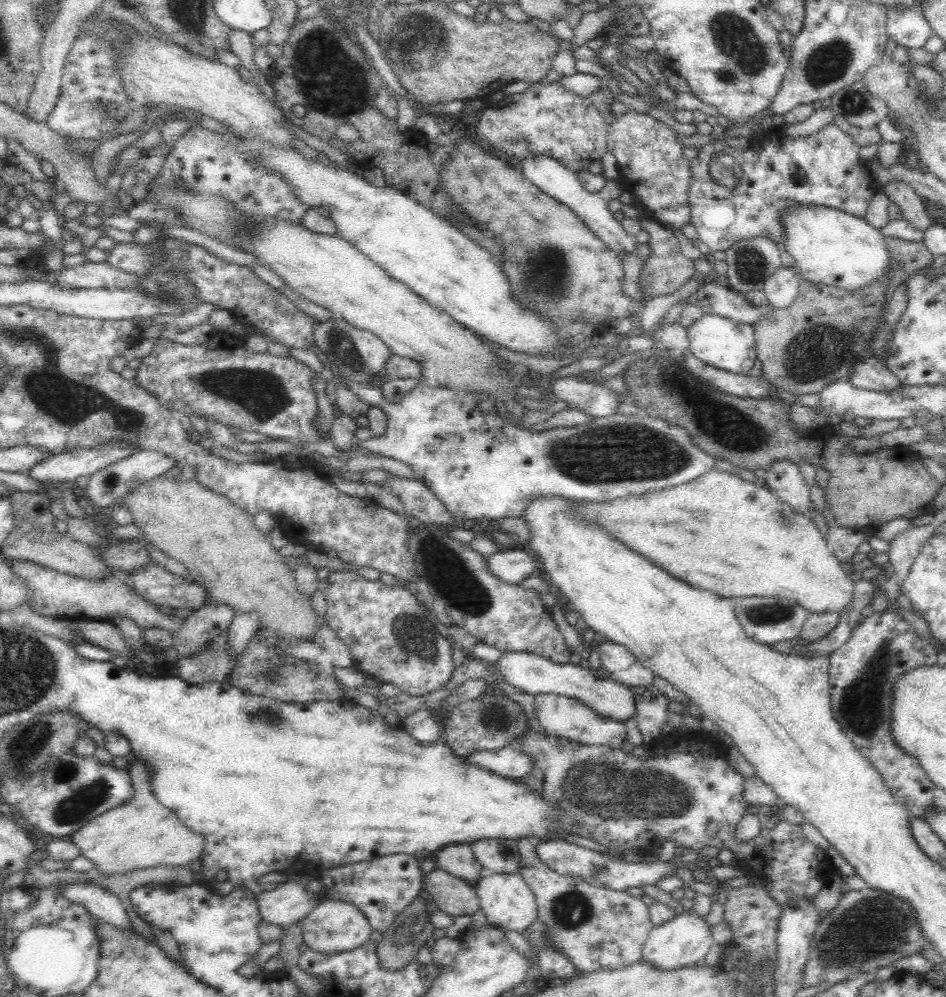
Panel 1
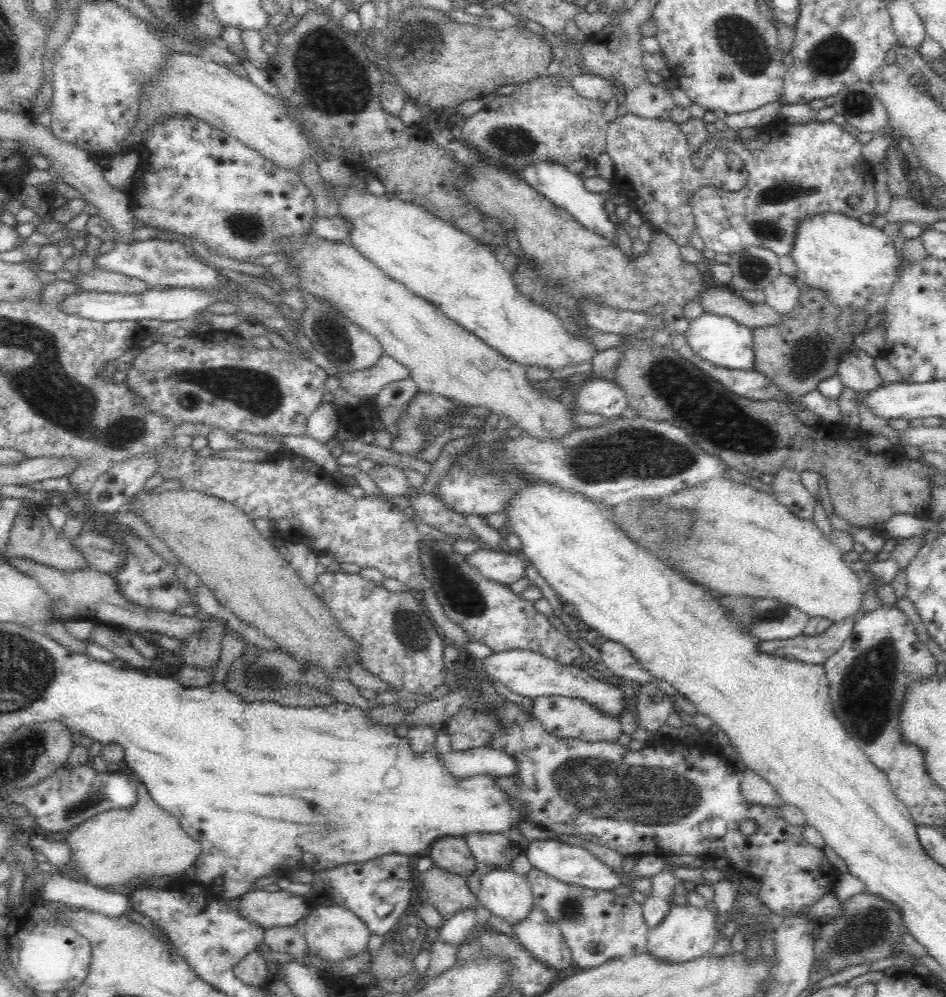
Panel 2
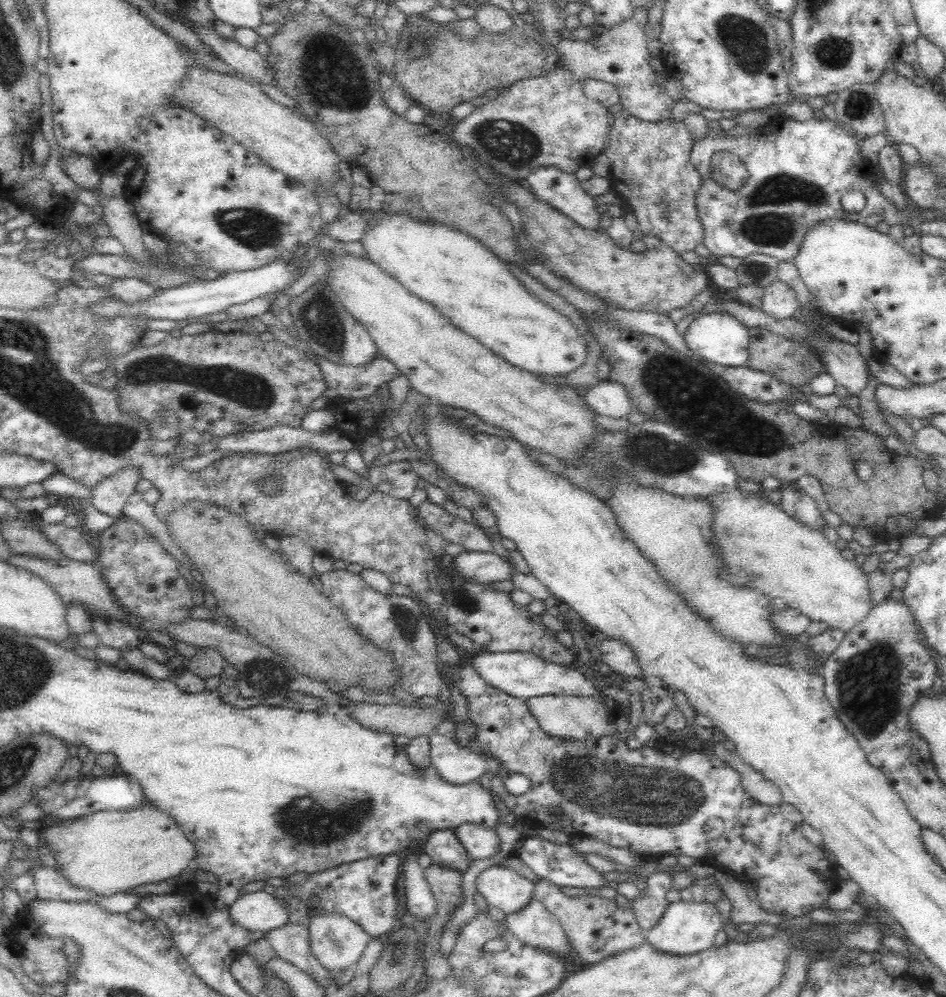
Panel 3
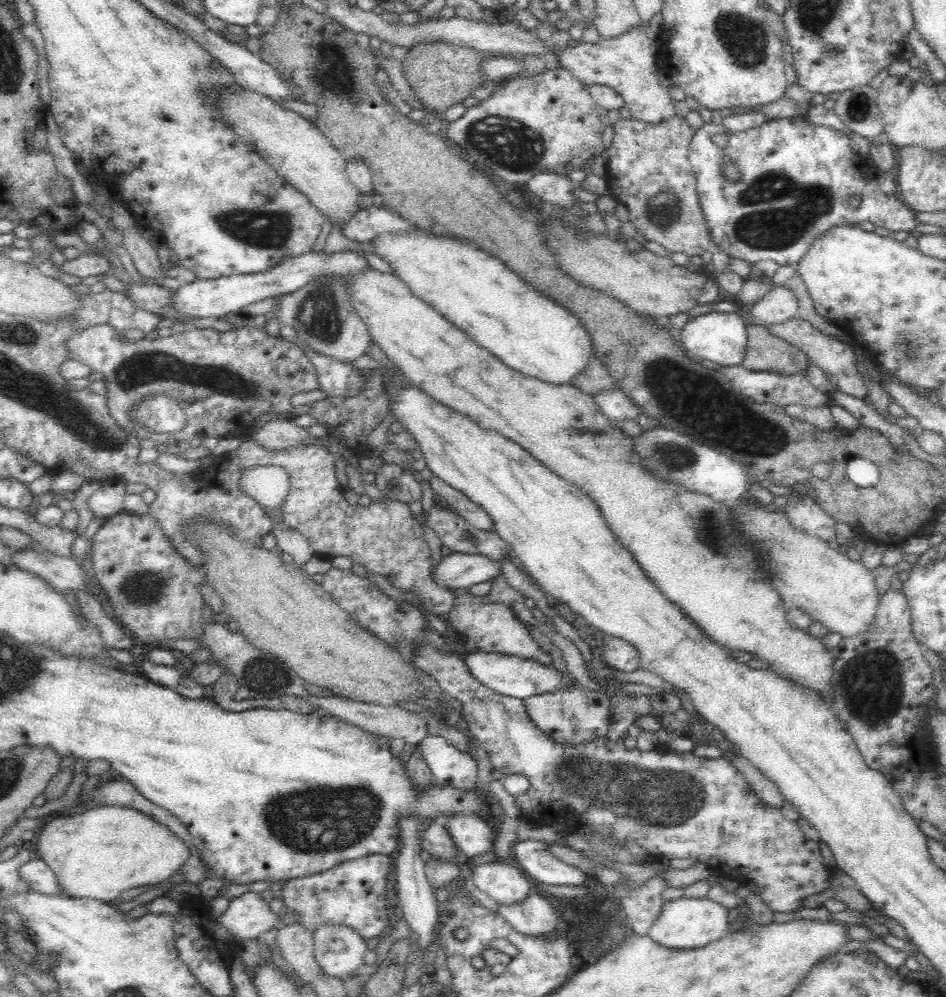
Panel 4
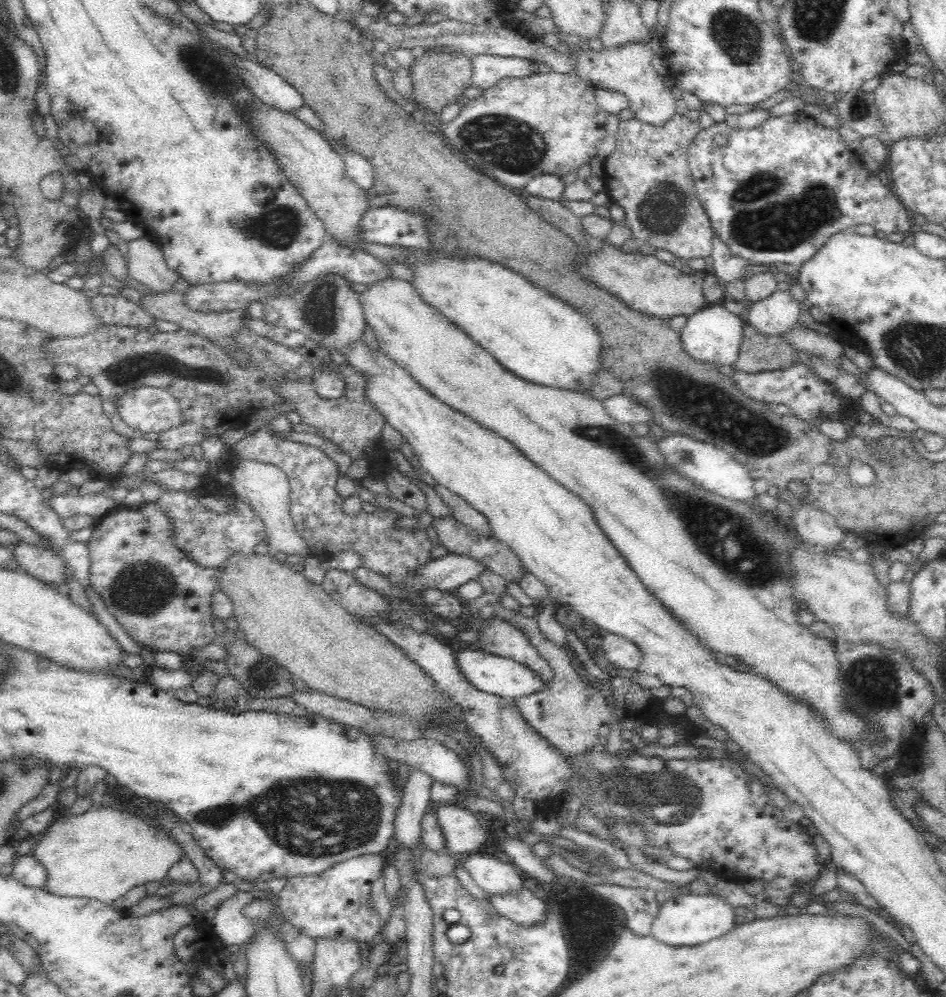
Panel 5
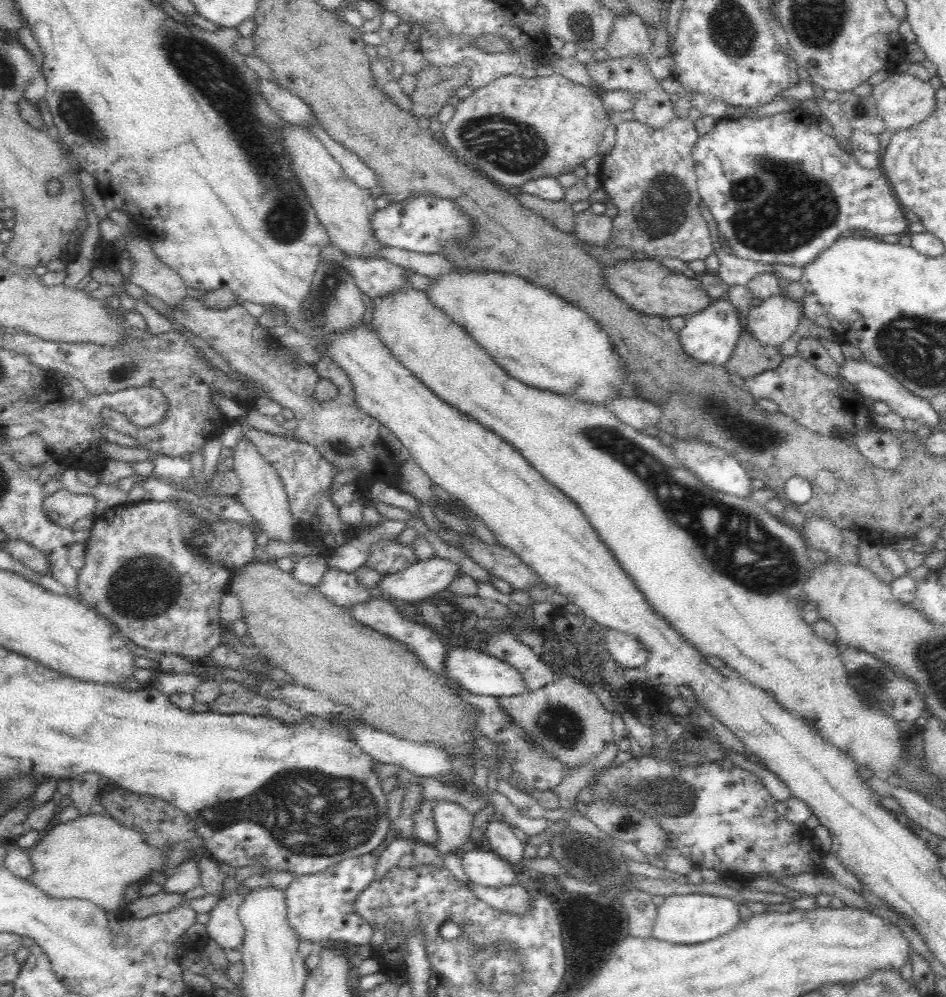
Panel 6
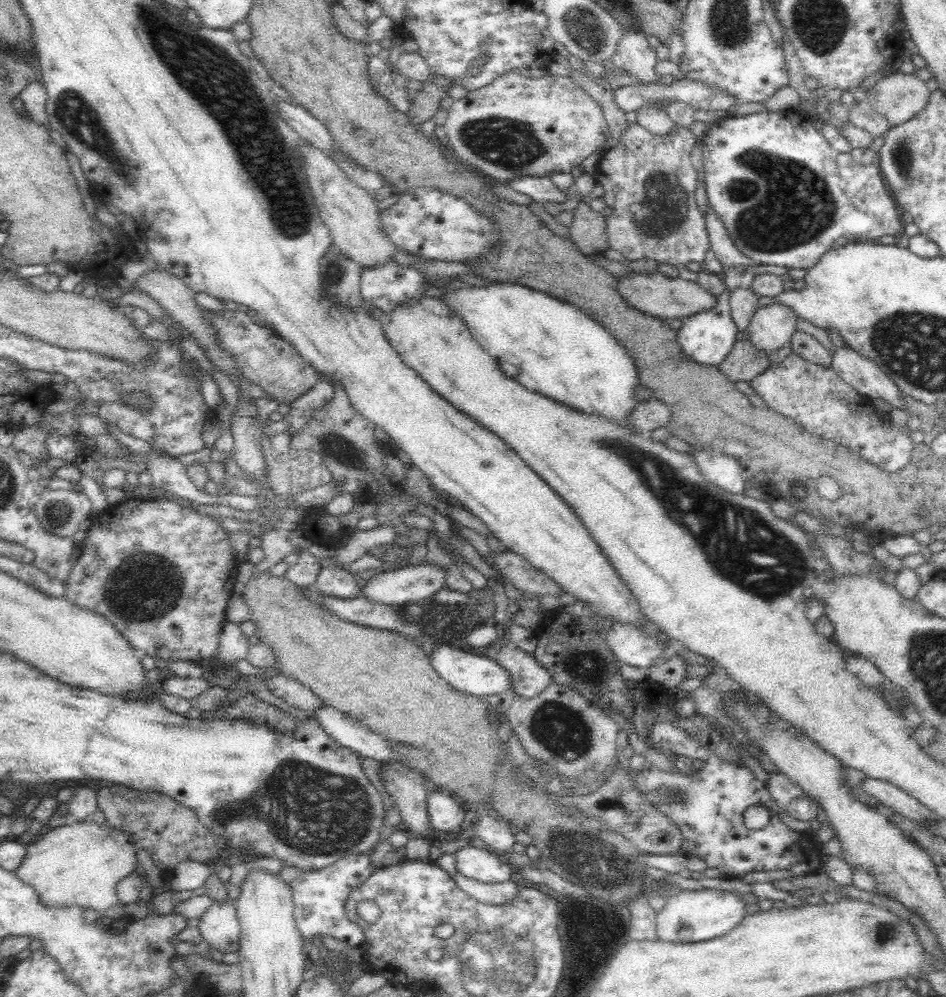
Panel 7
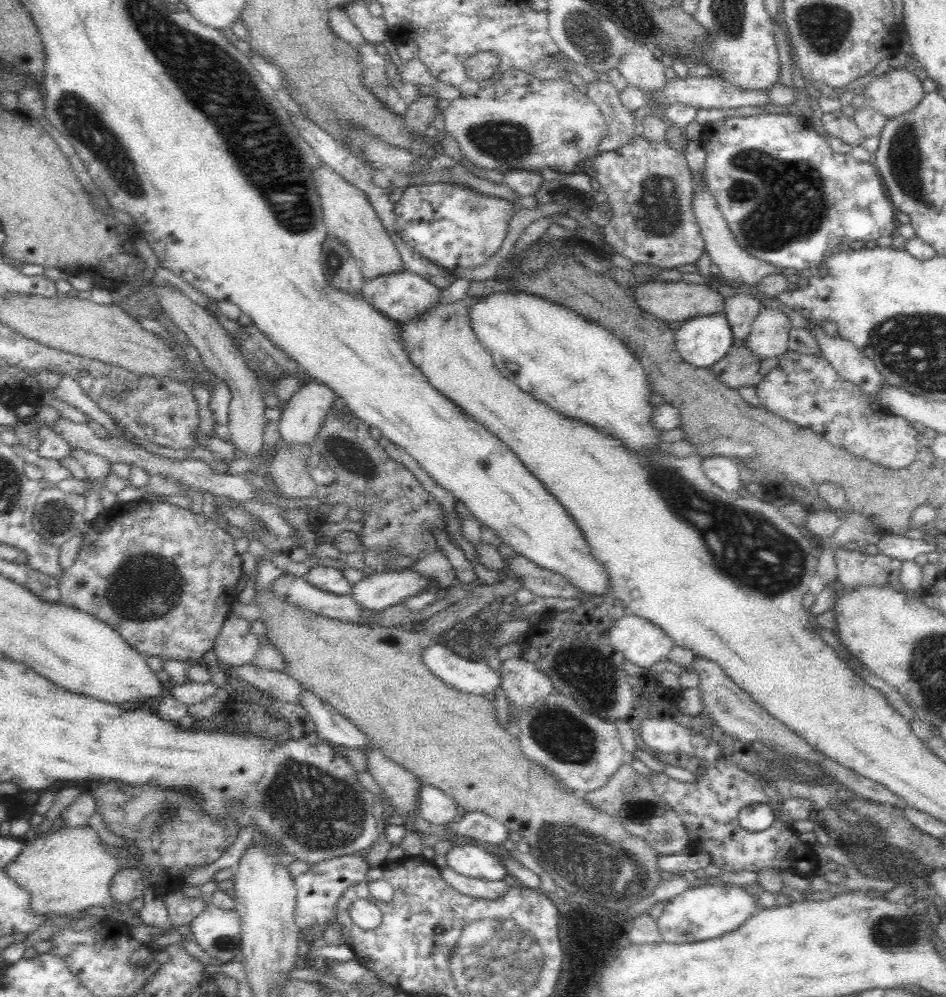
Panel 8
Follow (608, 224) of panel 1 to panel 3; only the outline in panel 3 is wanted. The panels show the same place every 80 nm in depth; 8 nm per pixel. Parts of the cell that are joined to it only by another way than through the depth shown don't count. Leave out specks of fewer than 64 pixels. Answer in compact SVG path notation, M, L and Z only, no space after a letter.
M538 167L526 178L530 184L530 190L541 200L552 205L561 214L568 216L584 229L598 229L601 218L594 210L594 200L582 189L580 181L574 177L574 173L566 173L560 169L552 167Z

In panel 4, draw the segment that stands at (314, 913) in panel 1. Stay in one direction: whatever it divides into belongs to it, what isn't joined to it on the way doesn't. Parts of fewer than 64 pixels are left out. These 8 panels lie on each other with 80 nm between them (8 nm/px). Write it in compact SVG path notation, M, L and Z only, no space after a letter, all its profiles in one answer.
M344 925L318 927L313 941L314 956L322 973L343 981L363 965L362 958L372 944Z

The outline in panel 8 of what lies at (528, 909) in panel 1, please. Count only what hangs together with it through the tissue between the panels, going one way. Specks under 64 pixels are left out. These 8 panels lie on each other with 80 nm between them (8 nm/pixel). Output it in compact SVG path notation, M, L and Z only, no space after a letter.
M454 845L444 856L446 866L470 878L502 880L508 873L492 853L476 845Z

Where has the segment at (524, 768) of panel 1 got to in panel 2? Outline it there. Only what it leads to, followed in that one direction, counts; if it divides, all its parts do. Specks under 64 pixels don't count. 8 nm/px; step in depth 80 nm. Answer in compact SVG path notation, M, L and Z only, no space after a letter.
M443 729L437 734L434 751L439 755L445 771L457 780L490 775L503 781L518 773L517 763L500 749L487 746L454 750L450 737Z

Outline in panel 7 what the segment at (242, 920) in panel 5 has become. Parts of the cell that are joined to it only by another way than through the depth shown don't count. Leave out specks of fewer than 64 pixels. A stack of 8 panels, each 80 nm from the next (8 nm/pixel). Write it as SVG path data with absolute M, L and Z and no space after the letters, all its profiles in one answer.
M235 899L213 902L198 918L202 947L222 954L239 952L241 926L236 915Z

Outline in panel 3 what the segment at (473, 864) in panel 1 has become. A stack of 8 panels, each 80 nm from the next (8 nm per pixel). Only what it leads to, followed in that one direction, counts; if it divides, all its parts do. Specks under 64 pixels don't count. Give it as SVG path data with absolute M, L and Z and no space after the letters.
M450 829L434 830L421 847L422 853L428 854L434 864L463 872L471 863L471 858L464 850L464 846L457 839L455 832Z

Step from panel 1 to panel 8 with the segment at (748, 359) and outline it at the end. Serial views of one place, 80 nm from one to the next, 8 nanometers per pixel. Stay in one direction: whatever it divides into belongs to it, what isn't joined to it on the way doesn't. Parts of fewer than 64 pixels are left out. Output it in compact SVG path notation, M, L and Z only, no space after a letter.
M724 312L685 320L674 334L675 349L681 360L696 368L709 369L734 345Z

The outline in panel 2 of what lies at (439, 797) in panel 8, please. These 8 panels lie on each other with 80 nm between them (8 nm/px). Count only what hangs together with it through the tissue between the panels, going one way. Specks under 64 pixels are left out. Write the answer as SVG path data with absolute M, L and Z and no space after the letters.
M467 833L464 841L478 863L510 869L510 860L521 854L521 848L500 833Z

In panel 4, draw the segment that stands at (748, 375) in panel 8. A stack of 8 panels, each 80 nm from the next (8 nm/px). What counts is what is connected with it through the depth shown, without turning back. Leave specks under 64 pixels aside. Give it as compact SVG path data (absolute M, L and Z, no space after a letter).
M753 323L746 324L746 349L745 356L740 366L749 371L768 371L779 372L788 376L788 374L796 374L796 372L807 372L809 362L805 357L805 353L801 352L794 345L786 341L782 341L779 337L774 336L766 328Z

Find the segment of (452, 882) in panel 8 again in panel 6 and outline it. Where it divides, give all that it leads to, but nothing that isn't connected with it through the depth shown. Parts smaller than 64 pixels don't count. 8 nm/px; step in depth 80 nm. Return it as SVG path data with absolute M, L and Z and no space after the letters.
M467 880L464 884L478 899L502 912L526 914L528 910L531 910L531 899L528 898L528 891L520 886L518 882L506 884L506 886L498 886L498 888L480 886L470 880Z

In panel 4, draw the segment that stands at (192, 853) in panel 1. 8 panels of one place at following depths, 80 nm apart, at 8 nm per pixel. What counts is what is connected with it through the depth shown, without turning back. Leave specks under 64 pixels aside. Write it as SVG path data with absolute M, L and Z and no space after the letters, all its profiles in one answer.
M88 808L81 814L51 820L39 833L37 851L48 868L56 873L56 881L64 894L105 903L129 888L162 883L190 856L182 840L136 809Z

